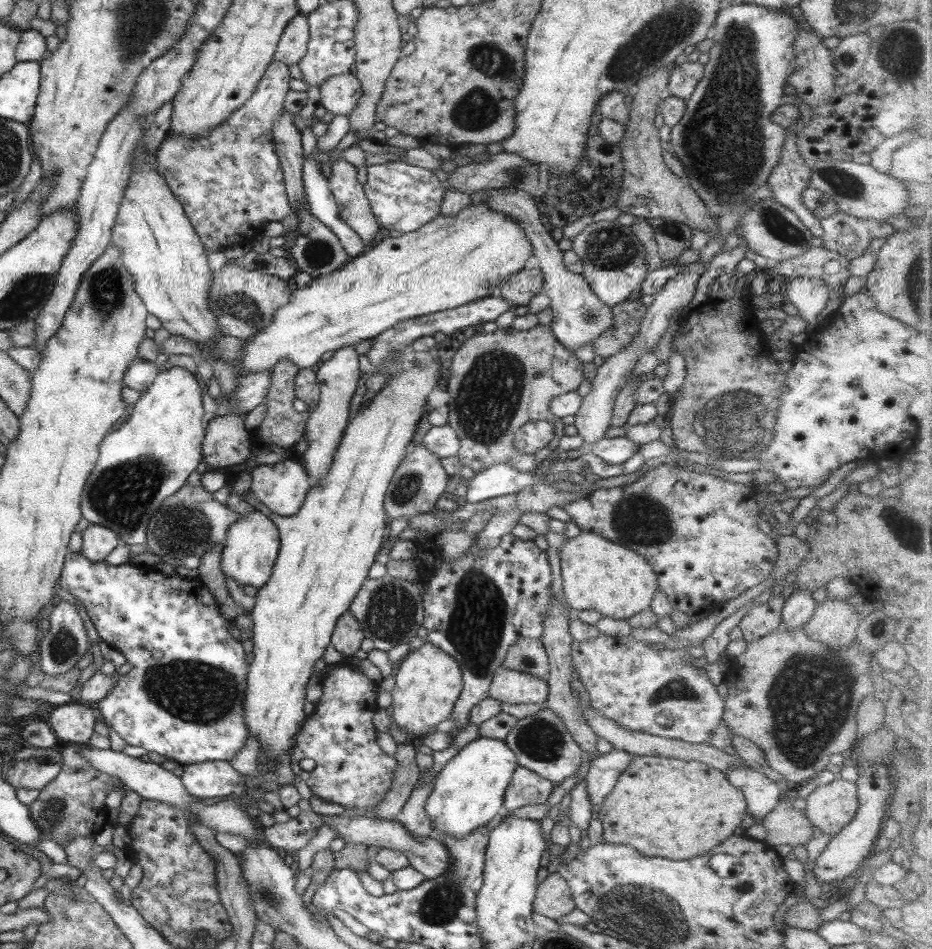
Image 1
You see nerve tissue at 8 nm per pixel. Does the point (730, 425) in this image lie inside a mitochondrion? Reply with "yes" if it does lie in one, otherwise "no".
yes

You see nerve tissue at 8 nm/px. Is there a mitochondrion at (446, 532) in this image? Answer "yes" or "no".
no

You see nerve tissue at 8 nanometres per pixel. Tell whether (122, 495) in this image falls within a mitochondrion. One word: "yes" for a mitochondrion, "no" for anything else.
yes

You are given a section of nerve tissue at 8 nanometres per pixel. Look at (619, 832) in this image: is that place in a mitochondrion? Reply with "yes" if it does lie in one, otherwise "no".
no

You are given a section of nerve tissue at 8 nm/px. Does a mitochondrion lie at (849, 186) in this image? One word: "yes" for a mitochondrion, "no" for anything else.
yes

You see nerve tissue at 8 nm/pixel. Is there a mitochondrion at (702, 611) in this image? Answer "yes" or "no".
no

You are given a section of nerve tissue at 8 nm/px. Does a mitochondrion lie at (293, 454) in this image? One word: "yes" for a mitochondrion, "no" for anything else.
no

